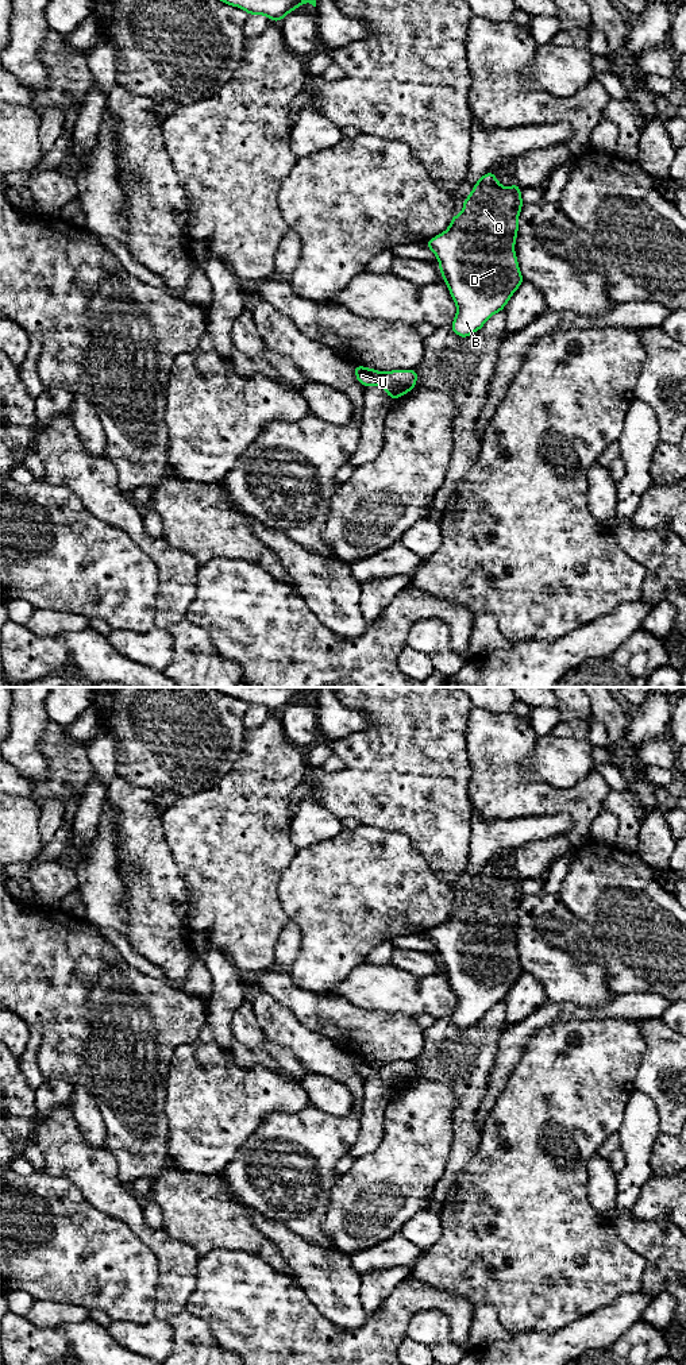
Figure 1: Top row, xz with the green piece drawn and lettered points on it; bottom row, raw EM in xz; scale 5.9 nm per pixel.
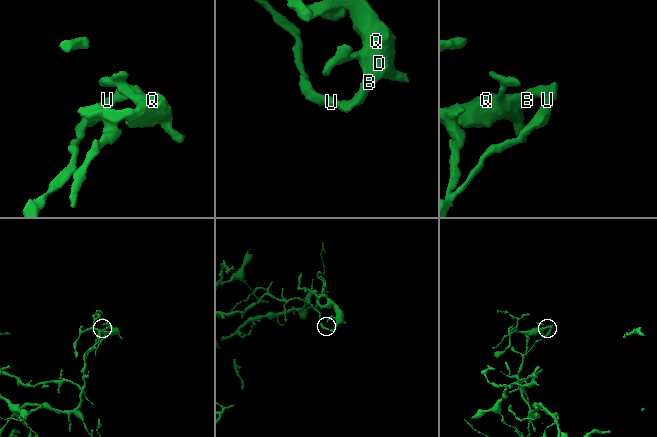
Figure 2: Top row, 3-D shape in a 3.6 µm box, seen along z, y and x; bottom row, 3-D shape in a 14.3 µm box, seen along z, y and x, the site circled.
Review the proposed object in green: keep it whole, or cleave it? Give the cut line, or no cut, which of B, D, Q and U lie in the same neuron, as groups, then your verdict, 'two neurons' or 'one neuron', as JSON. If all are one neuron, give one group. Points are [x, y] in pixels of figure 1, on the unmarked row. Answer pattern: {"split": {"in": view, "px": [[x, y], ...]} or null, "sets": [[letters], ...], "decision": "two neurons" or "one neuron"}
{"split": {"in": "xz", "px": [[382, 1064], [377, 1075]]}, "sets": [["B", "D", "Q"], ["U"]], "decision": "two neurons"}

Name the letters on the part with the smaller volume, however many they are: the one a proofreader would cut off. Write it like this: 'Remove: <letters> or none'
Remove: B, D, Q

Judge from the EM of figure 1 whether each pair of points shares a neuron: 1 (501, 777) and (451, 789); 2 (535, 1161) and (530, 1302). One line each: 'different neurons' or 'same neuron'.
1: different neurons
2: same neuron

